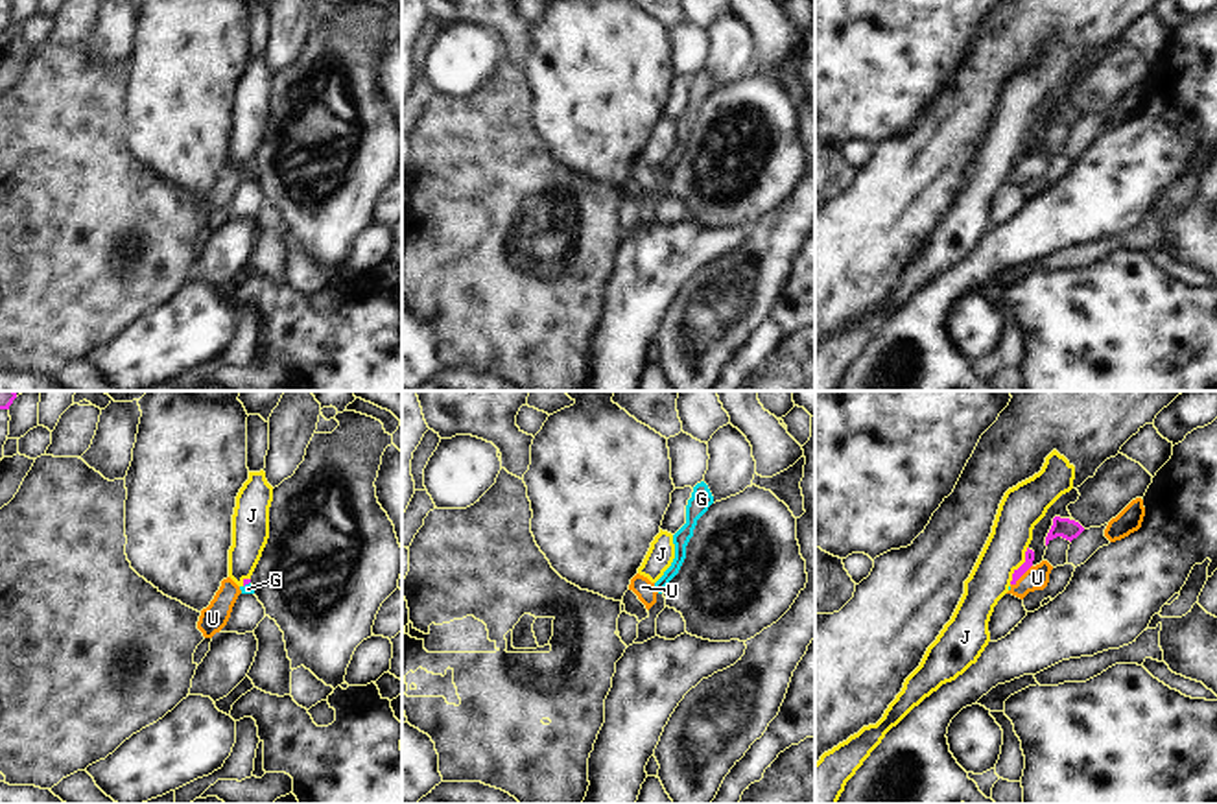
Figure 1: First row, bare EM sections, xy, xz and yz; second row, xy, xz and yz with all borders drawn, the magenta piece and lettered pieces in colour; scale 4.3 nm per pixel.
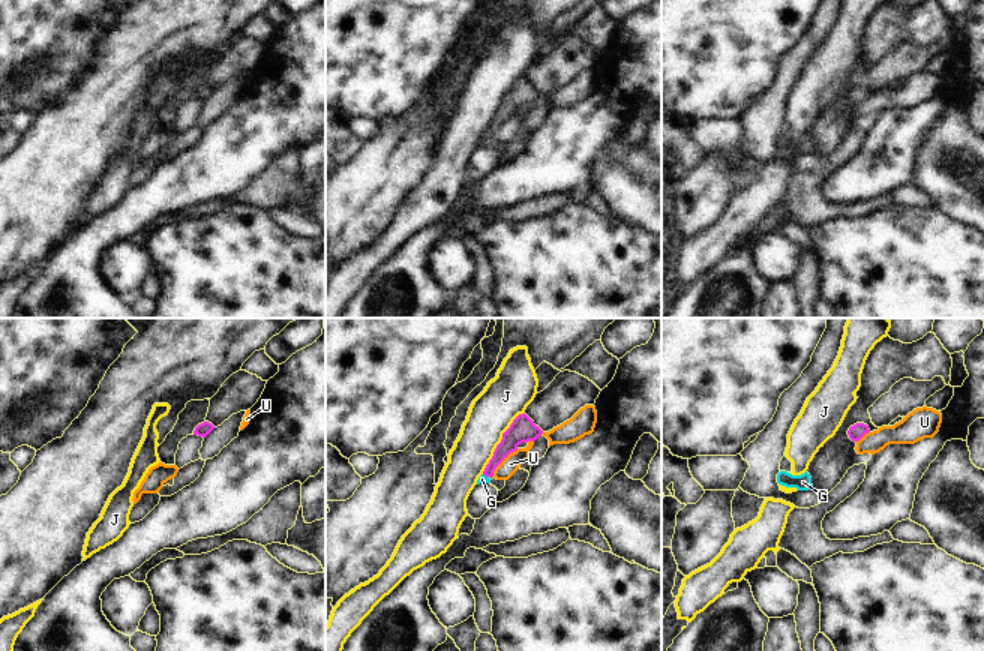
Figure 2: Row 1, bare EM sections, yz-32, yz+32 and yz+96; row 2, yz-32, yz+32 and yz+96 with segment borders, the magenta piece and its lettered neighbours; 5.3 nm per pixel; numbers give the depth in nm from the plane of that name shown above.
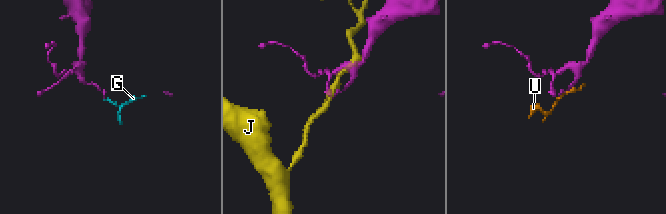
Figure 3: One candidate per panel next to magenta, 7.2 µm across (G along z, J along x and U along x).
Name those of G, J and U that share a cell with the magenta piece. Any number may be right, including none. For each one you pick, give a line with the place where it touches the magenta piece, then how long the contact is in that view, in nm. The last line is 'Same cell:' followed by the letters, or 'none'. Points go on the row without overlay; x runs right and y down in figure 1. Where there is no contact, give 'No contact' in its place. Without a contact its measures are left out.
G: Touches magenta at xy (246, 170). Shared border 40 nm
Same cell: G

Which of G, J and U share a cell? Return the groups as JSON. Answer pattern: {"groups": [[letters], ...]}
{"groups": [["G"], ["J"], ["U"]]}

